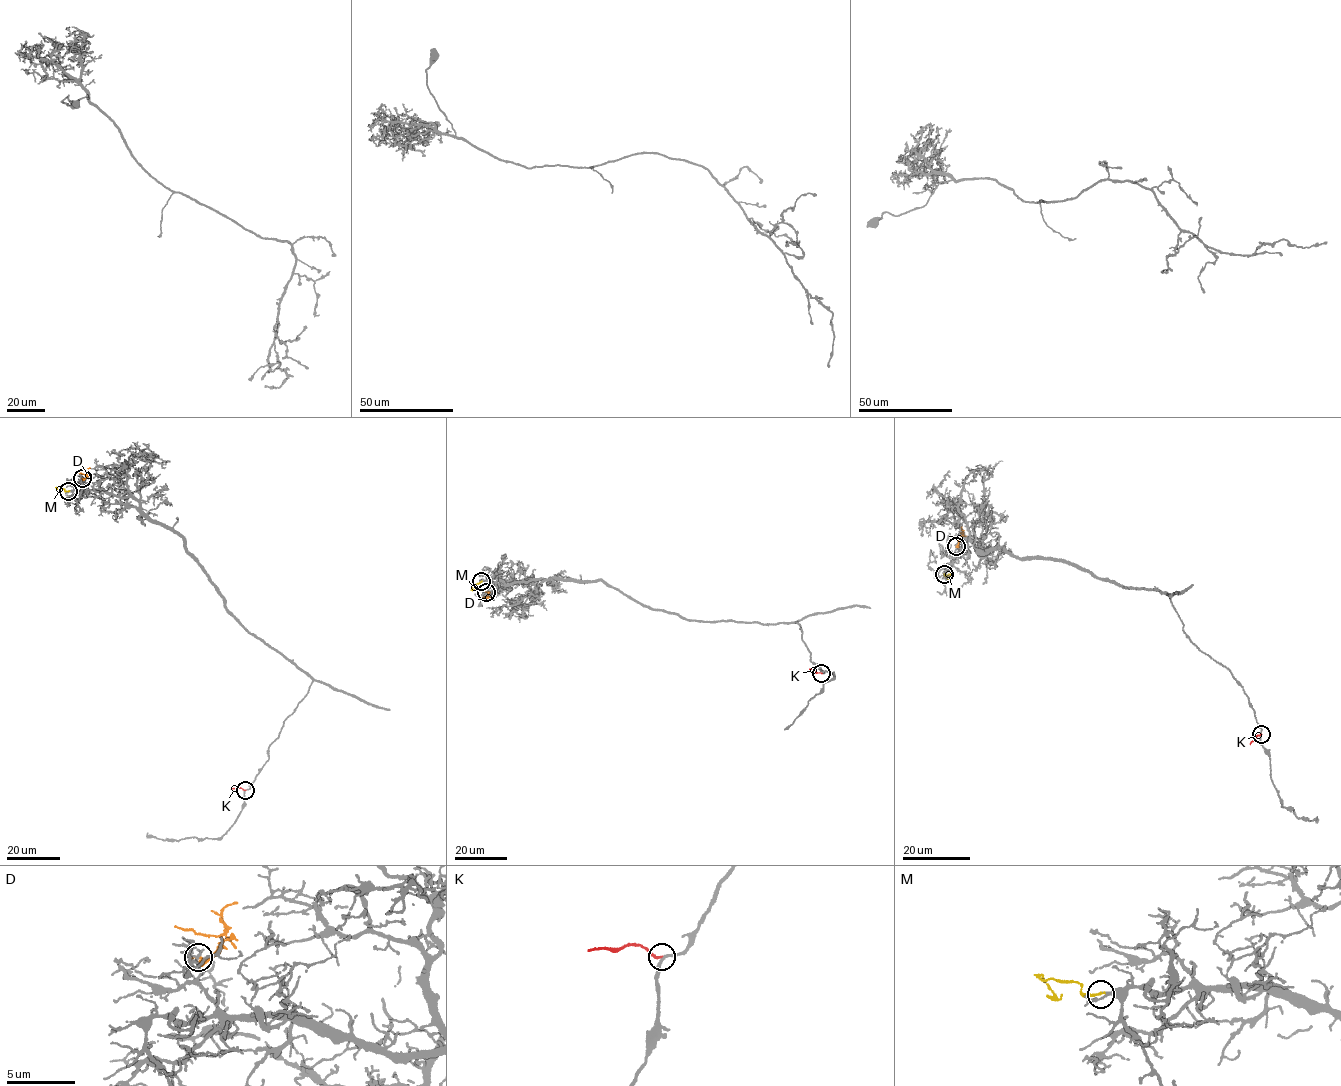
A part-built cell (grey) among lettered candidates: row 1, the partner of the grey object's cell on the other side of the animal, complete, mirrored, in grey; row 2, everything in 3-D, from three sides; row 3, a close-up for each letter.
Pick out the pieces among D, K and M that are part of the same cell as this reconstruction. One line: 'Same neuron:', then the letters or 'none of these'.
Same neuron: M

